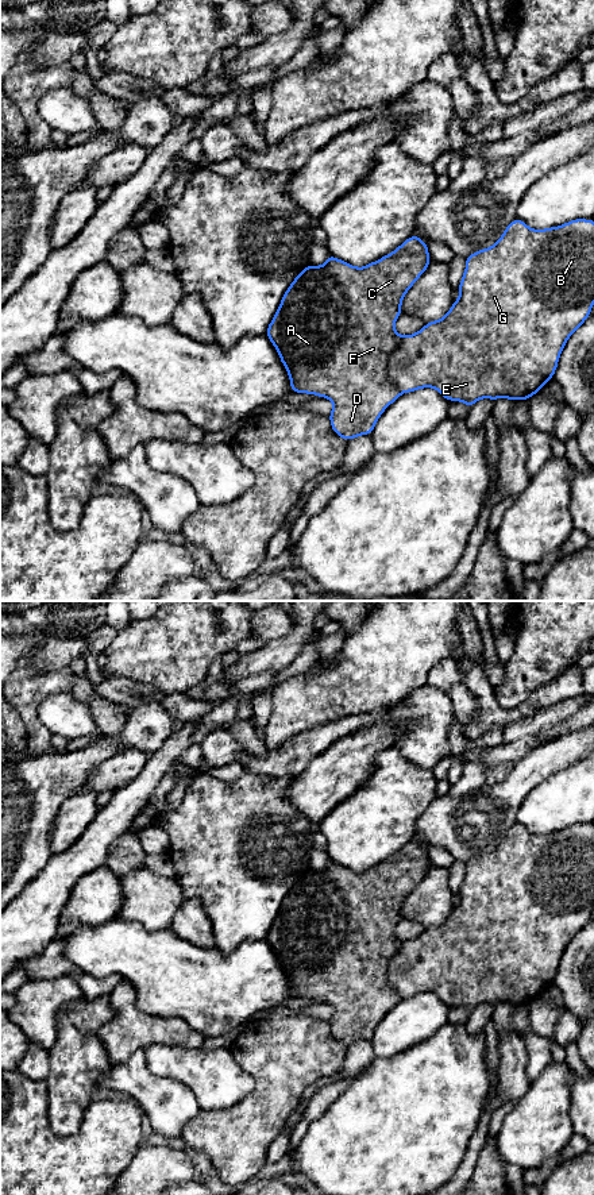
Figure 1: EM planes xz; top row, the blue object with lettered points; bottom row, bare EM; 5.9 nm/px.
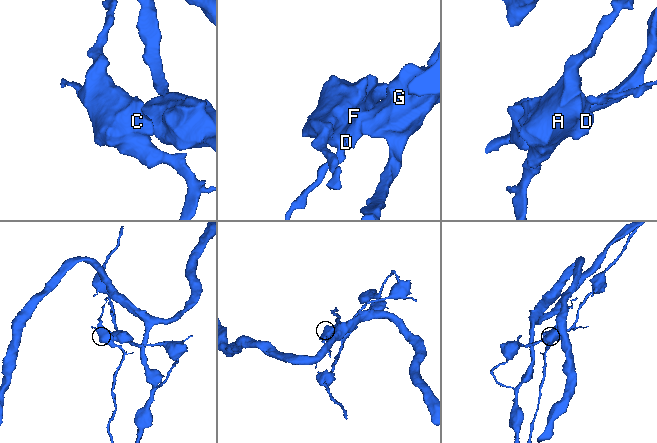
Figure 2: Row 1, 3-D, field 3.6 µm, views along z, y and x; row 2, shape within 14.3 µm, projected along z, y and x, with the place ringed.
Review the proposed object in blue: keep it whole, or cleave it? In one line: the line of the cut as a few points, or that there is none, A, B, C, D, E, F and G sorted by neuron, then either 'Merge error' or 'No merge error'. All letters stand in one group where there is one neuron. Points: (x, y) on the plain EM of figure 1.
No split. Groups: A B C D E F G. No merge error

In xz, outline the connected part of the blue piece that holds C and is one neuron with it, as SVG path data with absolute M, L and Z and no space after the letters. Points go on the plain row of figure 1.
M514 824L504 836L495 849L482 853L466 861L466 875L459 888L459 903L452 907L452 911L440 925L427 928L418 937L408 941L401 941L394 933L397 922L402 918L401 907L431 868L428 849L421 843L412 840L401 851L381 864L369 868L364 872L355 872L342 864L328 860L323 871L308 870L290 888L271 928L266 934L266 940L274 949L281 967L290 983L290 995L293 998L316 999L325 1002L333 1007L333 1014L329 1018L332 1036L351 1045L360 1040L373 1040L373 1034L385 1017L402 998L414 997L423 992L436 994L448 1006L460 1006L471 1013L481 1003L509 1003L512 1006L529 1005L536 999L549 984L552 984L559 961L568 942L582 930L591 920L594 909L594 824L574 824L559 832L545 834L529 833L521 824Z

